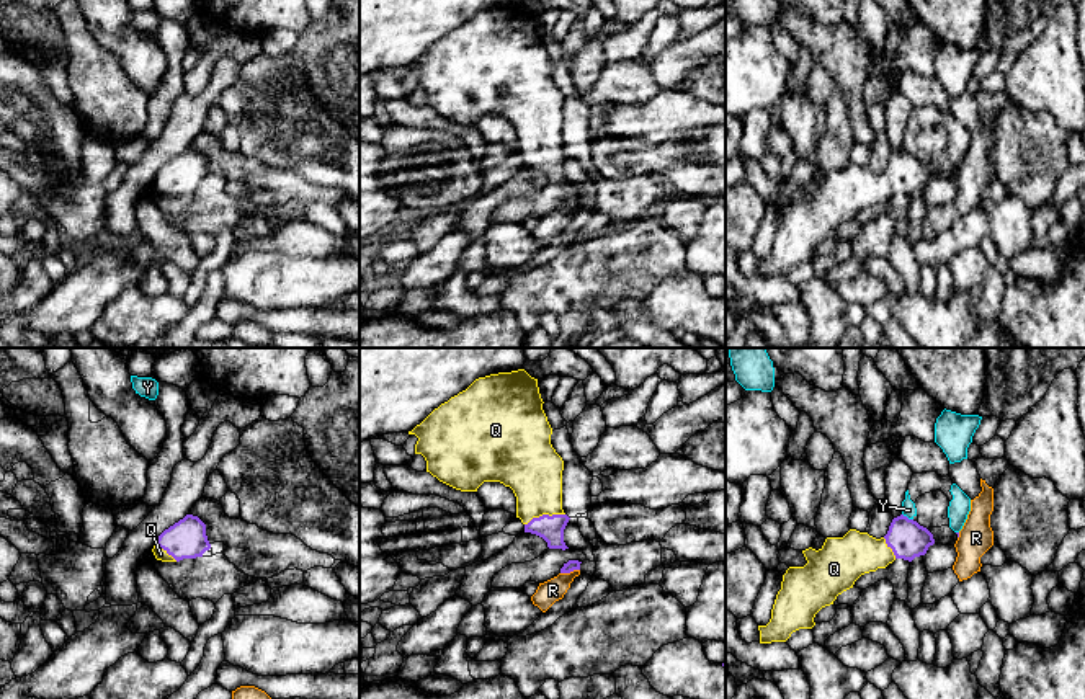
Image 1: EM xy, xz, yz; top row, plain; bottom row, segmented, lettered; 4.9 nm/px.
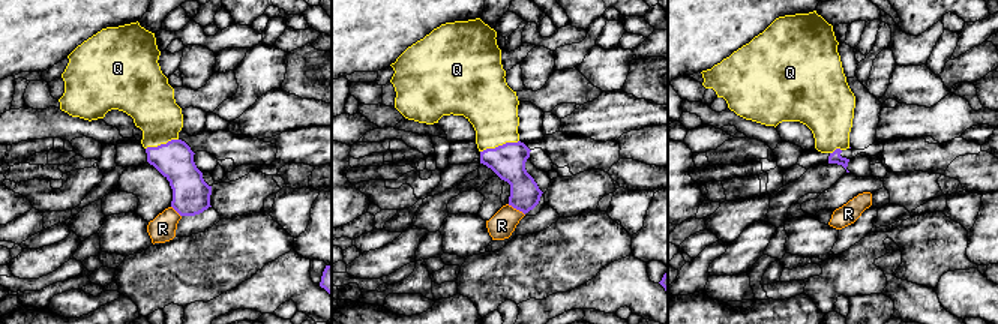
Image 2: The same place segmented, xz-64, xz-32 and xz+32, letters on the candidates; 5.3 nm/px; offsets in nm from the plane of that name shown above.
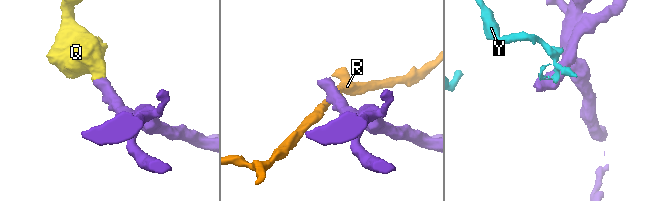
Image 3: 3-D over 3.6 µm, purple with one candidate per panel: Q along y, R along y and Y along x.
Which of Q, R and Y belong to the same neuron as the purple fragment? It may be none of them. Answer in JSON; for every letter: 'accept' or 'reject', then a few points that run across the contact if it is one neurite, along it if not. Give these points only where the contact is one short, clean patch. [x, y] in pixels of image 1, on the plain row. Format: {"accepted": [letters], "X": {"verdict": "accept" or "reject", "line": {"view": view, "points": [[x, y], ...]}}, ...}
{"accepted": ["Q"], "Q": {"verdict": "accept", "line": {"view": "xz", "points": [[551, 162], [544, 149], [531, 102]]}}, "R": {"verdict": "reject"}, "Y": {"verdict": "reject", "line": {"view": "yz", "points": [[902, 147], [912, 154]]}}}

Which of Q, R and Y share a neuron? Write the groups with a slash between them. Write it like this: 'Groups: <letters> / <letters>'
Groups: Q / R / Y

